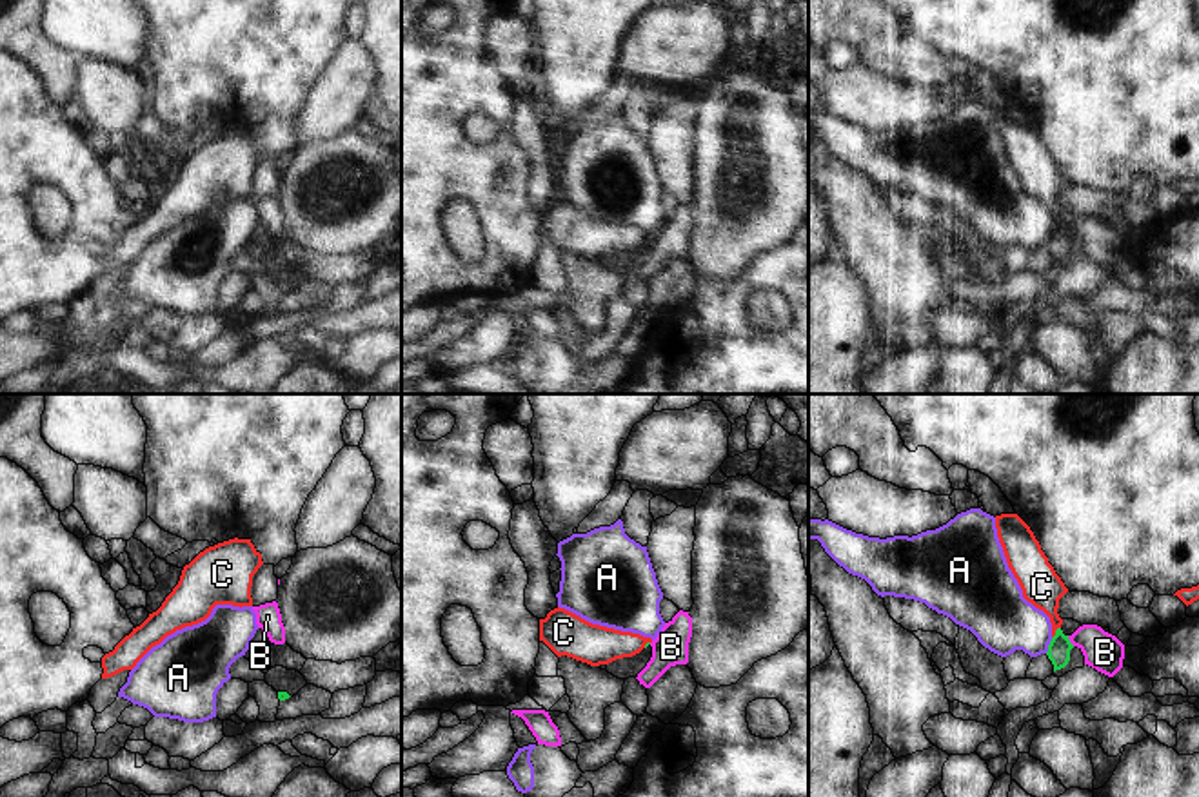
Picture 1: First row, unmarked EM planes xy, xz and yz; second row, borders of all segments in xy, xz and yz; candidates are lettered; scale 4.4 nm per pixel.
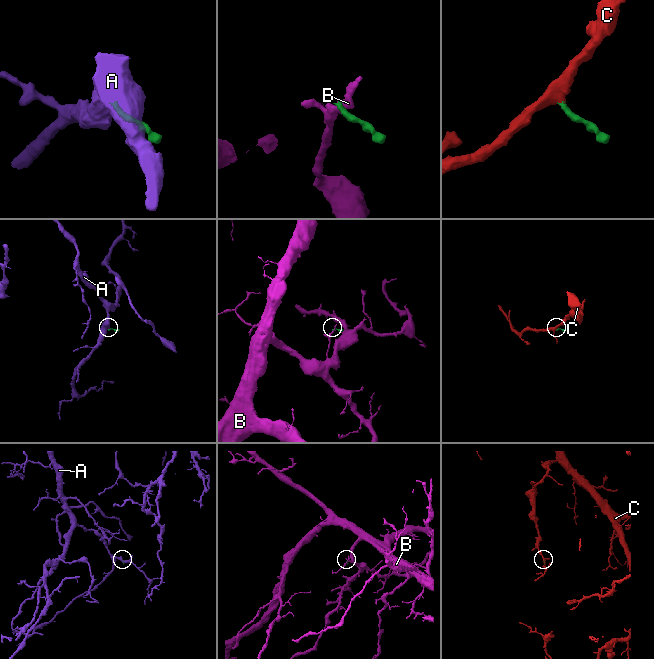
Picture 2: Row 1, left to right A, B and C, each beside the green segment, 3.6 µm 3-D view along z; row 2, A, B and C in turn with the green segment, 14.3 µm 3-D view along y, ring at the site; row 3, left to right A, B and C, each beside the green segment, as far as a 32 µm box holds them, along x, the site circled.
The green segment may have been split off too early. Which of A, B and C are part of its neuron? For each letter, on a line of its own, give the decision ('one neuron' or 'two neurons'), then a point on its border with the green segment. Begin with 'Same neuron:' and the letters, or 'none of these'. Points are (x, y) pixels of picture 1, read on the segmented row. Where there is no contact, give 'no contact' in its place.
Same neuron: C
A: two neurons; contact yz (1049, 645)
B: two neurons; contact yz (1069, 641)
C: one neuron; contact yz (1056, 632)

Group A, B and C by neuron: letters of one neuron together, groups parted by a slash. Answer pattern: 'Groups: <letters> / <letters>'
Groups: A / B / C

